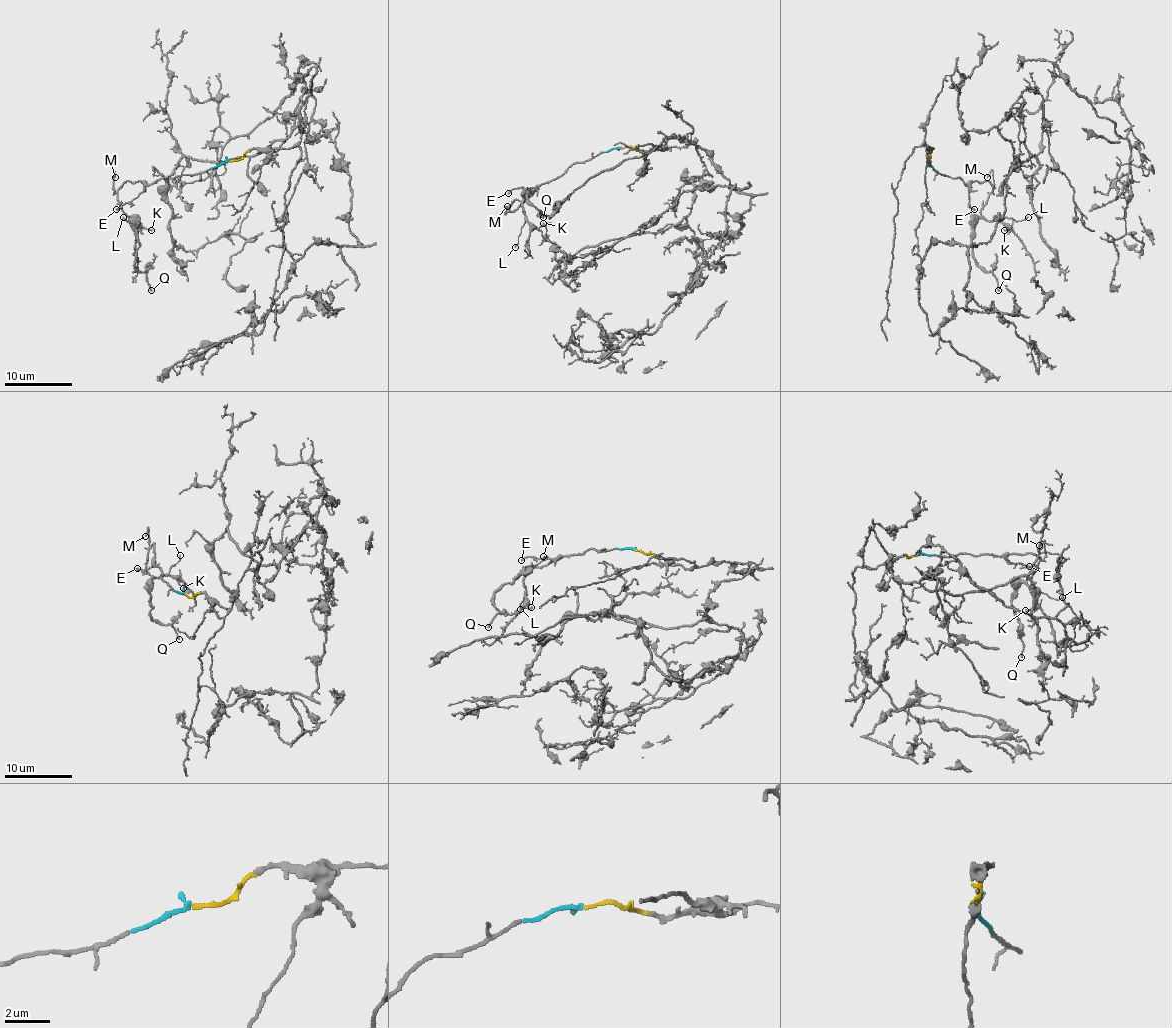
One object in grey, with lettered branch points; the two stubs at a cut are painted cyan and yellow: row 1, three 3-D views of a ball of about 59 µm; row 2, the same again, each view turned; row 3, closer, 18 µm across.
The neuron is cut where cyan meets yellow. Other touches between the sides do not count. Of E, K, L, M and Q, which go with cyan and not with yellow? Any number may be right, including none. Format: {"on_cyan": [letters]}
{"on_cyan": ["E", "K", "L", "M", "Q"]}

